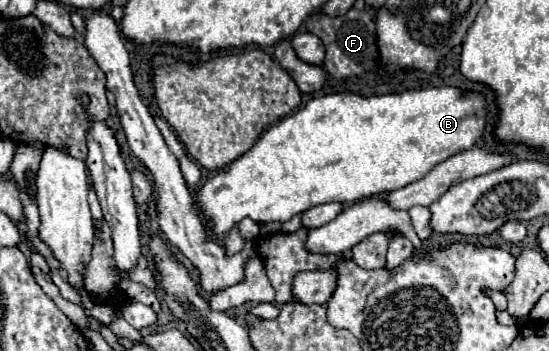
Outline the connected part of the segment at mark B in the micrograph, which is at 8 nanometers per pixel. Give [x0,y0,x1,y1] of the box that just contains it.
[194,87,486,239]

